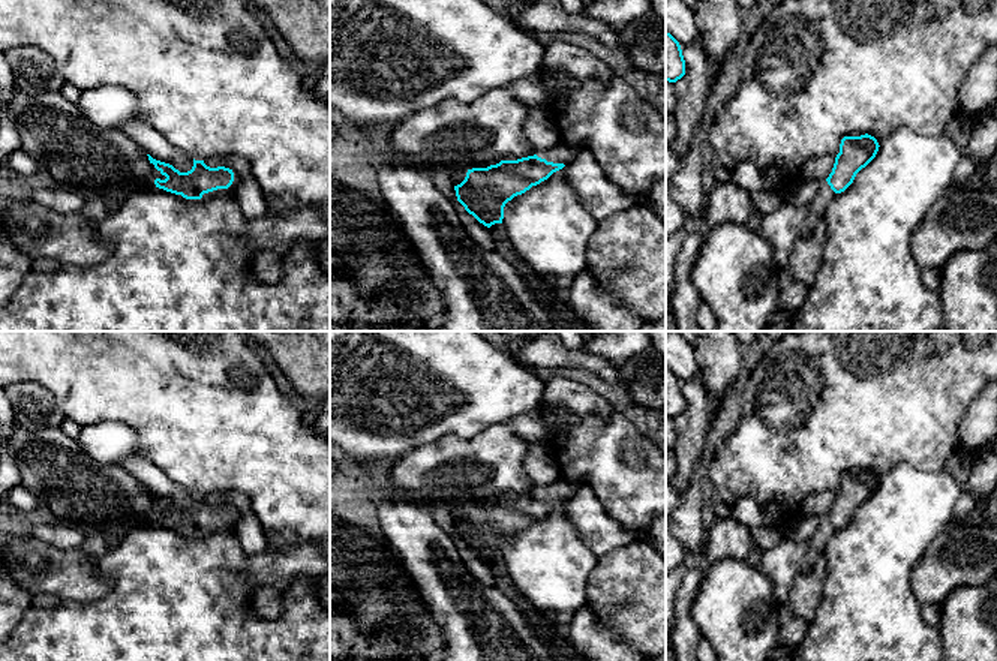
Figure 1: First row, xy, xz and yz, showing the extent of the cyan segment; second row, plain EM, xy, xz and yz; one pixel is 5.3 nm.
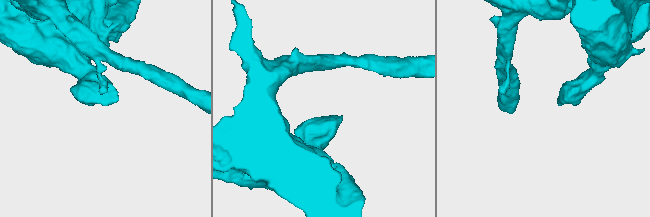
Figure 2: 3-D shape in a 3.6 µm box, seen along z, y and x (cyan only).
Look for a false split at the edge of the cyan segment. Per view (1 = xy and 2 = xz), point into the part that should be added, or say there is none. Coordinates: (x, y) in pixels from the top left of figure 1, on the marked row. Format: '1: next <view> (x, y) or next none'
1: next xy (221, 192)
2: next xz (561, 153)

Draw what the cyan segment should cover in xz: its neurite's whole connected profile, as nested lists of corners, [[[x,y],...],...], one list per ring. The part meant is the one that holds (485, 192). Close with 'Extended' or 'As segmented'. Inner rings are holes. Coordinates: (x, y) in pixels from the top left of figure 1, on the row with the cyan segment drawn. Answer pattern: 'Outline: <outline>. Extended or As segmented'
Outline: [[[561,141],[534,156],[468,169],[465,180],[454,186],[457,201],[484,226],[502,223],[508,201],[562,169],[580,150]]]. Extended

